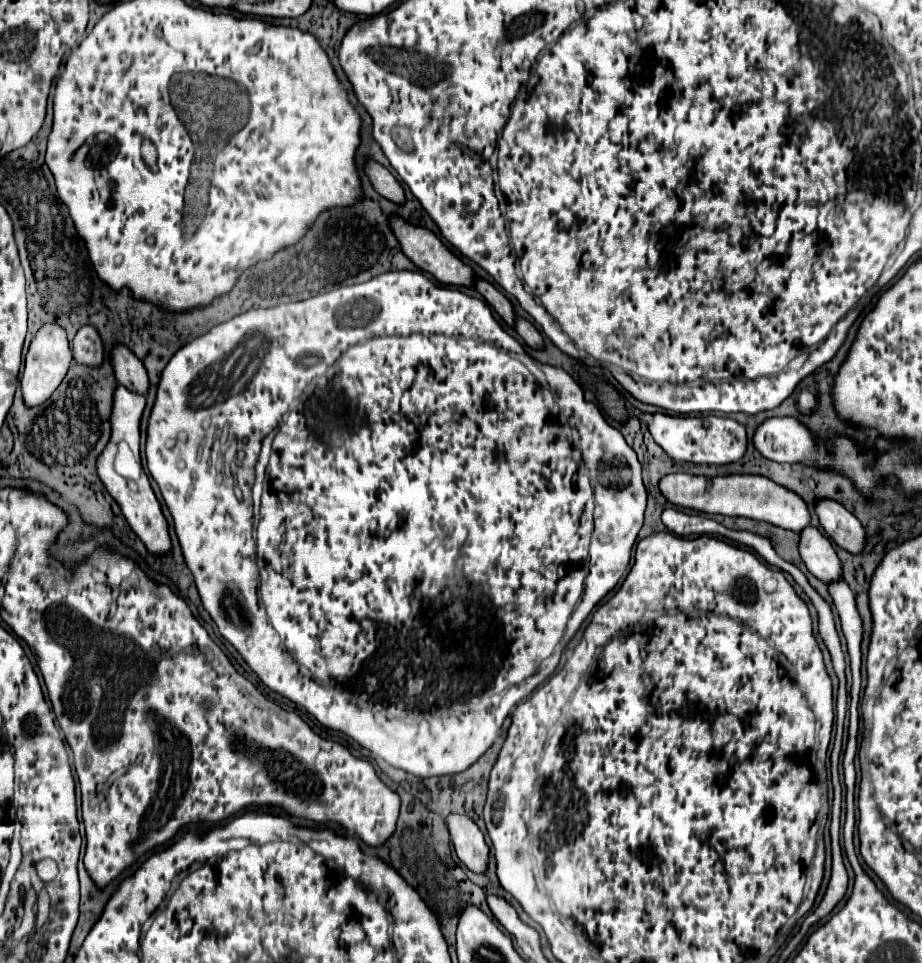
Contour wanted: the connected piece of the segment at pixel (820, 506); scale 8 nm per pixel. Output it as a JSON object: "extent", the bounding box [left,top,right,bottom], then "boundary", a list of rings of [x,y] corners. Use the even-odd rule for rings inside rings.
{"extent":[816,500,866,554],"boundary":[[[834,500],[816,502],[816,516],[826,534],[846,552],[860,554],[866,544],[866,532],[858,518]]]}

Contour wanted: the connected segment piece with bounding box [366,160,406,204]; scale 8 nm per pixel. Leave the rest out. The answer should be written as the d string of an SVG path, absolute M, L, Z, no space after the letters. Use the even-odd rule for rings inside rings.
M366 162L366 174L372 182L372 186L376 188L376 192L396 204L404 204L406 202L406 196L404 196L404 190L402 186L398 184L398 180L384 168L380 166L378 162Z

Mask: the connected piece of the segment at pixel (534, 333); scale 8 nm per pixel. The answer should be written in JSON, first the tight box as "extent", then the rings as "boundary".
{"extent":[516,318,544,350],"boundary":[[[516,318],[516,332],[522,336],[522,340],[534,348],[534,350],[542,350],[544,348],[544,340],[540,336],[540,332],[524,318]]]}

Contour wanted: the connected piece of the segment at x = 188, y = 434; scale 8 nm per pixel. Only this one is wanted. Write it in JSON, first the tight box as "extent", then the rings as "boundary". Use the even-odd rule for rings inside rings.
{"extent":[146,270,648,778],"boundary":[[[400,270],[400,272],[388,272],[384,276],[376,276],[364,284],[356,284],[356,286],[344,286],[344,288],[336,288],[332,292],[324,292],[300,302],[290,302],[290,304],[278,304],[274,308],[258,308],[258,310],[248,310],[224,324],[214,326],[210,332],[206,332],[204,336],[192,340],[190,344],[186,344],[184,348],[180,348],[172,360],[168,362],[168,366],[162,372],[160,378],[160,386],[158,386],[158,396],[156,396],[156,404],[152,408],[150,414],[150,422],[148,422],[148,438],[146,438],[146,462],[148,462],[148,470],[152,474],[152,478],[158,482],[160,492],[164,496],[164,502],[174,518],[174,530],[176,536],[180,540],[182,552],[184,552],[184,560],[190,566],[200,598],[202,598],[202,606],[204,610],[212,616],[212,620],[216,622],[220,634],[240,652],[240,656],[246,660],[246,664],[260,676],[260,680],[274,692],[282,694],[284,698],[292,700],[294,704],[302,706],[304,710],[308,710],[312,716],[316,716],[316,720],[320,724],[324,724],[330,730],[338,730],[344,732],[346,736],[354,738],[360,746],[364,746],[366,750],[370,750],[374,756],[386,760],[390,766],[394,768],[402,768],[408,774],[420,776],[420,778],[428,778],[428,776],[444,776],[444,774],[458,774],[466,768],[470,768],[494,742],[504,718],[510,714],[510,710],[528,694],[534,692],[536,686],[540,686],[558,666],[563,650],[565,649],[570,638],[576,634],[576,630],[582,626],[582,622],[586,620],[586,616],[594,610],[594,606],[618,584],[618,580],[624,576],[628,562],[630,562],[630,552],[632,546],[636,542],[636,536],[642,528],[644,522],[644,510],[646,510],[646,498],[648,492],[642,484],[642,468],[640,462],[636,458],[636,452],[626,444],[626,440],[622,438],[620,430],[612,428],[602,412],[598,410],[596,404],[586,402],[582,388],[572,380],[572,376],[568,372],[564,372],[562,368],[554,368],[554,366],[544,366],[536,362],[525,350],[525,347],[518,344],[508,332],[502,330],[502,326],[494,320],[492,310],[488,308],[488,304],[484,304],[478,298],[466,296],[464,292],[456,290],[456,288],[446,288],[446,286],[438,286],[434,282],[430,282],[426,276],[422,276],[420,272],[408,272],[408,270]],[[276,426],[278,434],[272,446],[269,463],[267,466],[267,481],[261,496],[261,518],[256,529],[256,542],[254,539],[254,514],[252,508],[252,498],[250,498],[250,490],[254,484],[254,466],[260,454],[260,444],[256,444],[256,438],[250,438],[250,442],[246,444],[246,458],[242,468],[236,468],[236,464],[232,464],[232,458],[228,456],[226,448],[228,444],[232,444],[232,440],[236,440],[236,436],[240,436],[240,440],[248,440],[248,436],[260,436],[260,440],[272,432]],[[582,562],[588,562],[588,578],[582,572]]]}

